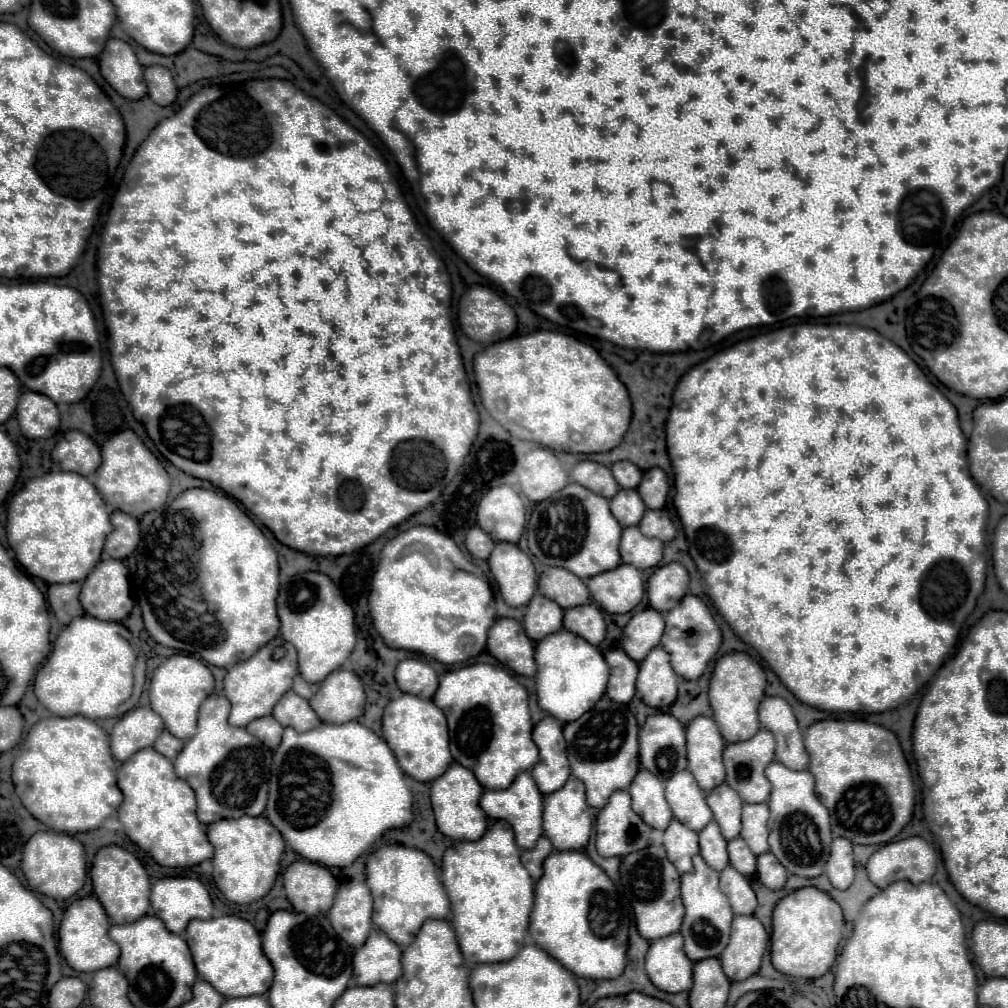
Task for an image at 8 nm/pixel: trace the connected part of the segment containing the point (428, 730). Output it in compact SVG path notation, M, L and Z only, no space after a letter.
M402 695L390 701L382 715L382 735L388 747L392 747L400 769L416 781L434 781L452 763L446 719L444 713L432 701L420 699L416 695Z

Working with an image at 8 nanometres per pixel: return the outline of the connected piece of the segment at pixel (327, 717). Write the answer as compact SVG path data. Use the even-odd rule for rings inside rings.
M338 669L328 675L316 695L310 699L310 707L324 723L348 723L364 713L366 693L362 681L346 669Z

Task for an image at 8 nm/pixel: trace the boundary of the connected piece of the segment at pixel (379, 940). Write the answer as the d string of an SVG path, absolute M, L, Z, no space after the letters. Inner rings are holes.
M374 929L364 947L354 953L352 985L394 983L402 975L400 947L392 943L382 931Z

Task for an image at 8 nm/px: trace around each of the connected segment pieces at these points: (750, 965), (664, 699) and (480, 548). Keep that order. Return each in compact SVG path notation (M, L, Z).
M734 917L728 947L720 955L728 979L742 981L758 973L766 947L768 933L756 917Z
M654 647L648 657L640 661L636 691L640 699L654 709L666 709L674 703L678 691L678 675L672 671L668 653L662 647Z
M474 525L472 531L468 531L464 543L466 543L466 549L470 551L470 555L476 559L488 559L490 551L494 547L494 541L490 539L490 535L486 531L480 531L478 525Z

